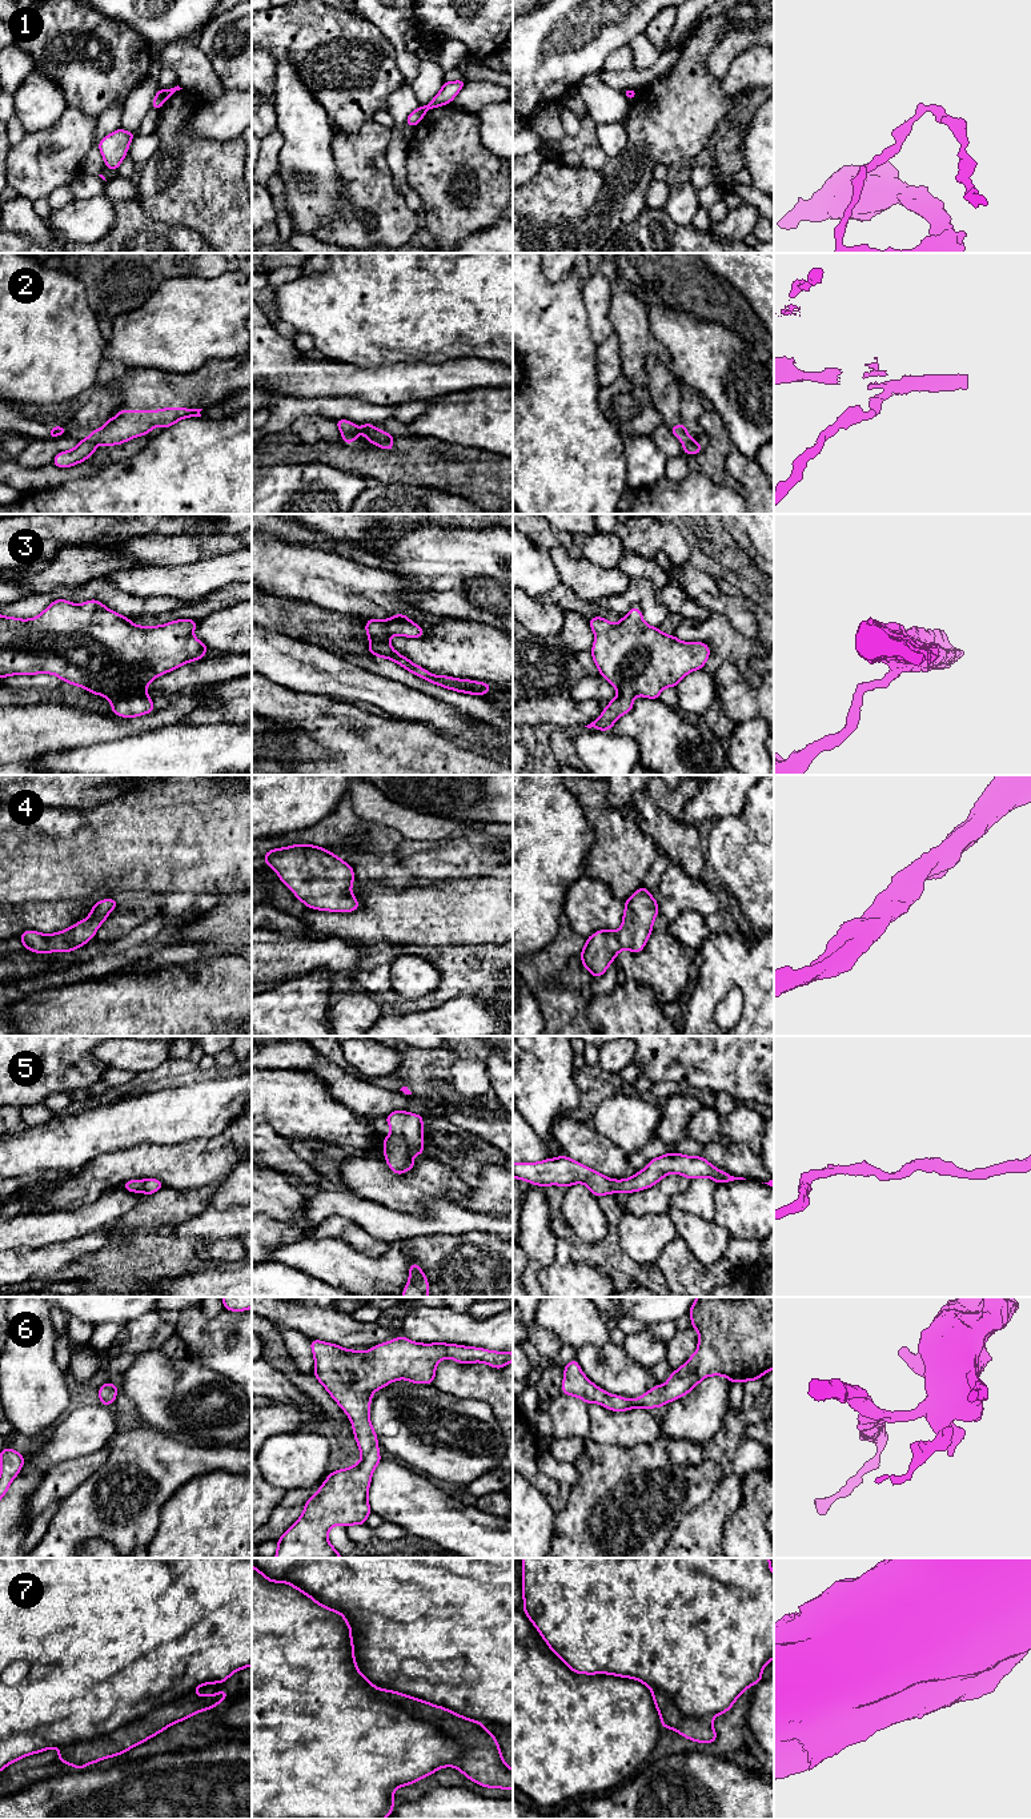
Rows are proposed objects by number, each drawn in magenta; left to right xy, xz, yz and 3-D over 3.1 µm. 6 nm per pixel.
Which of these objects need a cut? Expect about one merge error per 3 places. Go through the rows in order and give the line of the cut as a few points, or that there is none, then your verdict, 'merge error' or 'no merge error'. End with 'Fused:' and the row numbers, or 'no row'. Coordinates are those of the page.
1: cut in xy along (163, 89), (165, 97); merge error
2: cut in xy along (85, 440), (93, 444); merge error
3: no cut; no merge error
4: no cut; no merge error
5: no cut; no merge error
6: no cut; no merge error
7: cut in xy along (192, 1691), (159, 1705), (137, 1719), (109, 1733), (59, 1747); merge error
Fused: 1, 2, 7

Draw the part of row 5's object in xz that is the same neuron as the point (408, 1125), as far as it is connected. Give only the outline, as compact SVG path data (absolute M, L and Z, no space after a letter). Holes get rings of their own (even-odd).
M394 1111L385 1119L392 1133L384 1137L384 1156L389 1168L396 1174L402 1174L414 1168L413 1156L425 1153L422 1148L424 1117L405 1111Z

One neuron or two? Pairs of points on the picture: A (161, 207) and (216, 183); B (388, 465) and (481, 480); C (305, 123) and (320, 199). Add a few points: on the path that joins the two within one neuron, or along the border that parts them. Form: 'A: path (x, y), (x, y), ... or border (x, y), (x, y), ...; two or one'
A: path (175, 193), (185, 183), (203, 183); one
B: path (410, 473), (458, 478); one
C: path (307, 141), (307, 163), (317, 173), (317, 180); one

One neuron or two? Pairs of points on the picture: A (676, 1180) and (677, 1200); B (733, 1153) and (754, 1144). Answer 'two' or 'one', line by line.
A: two
B: two

